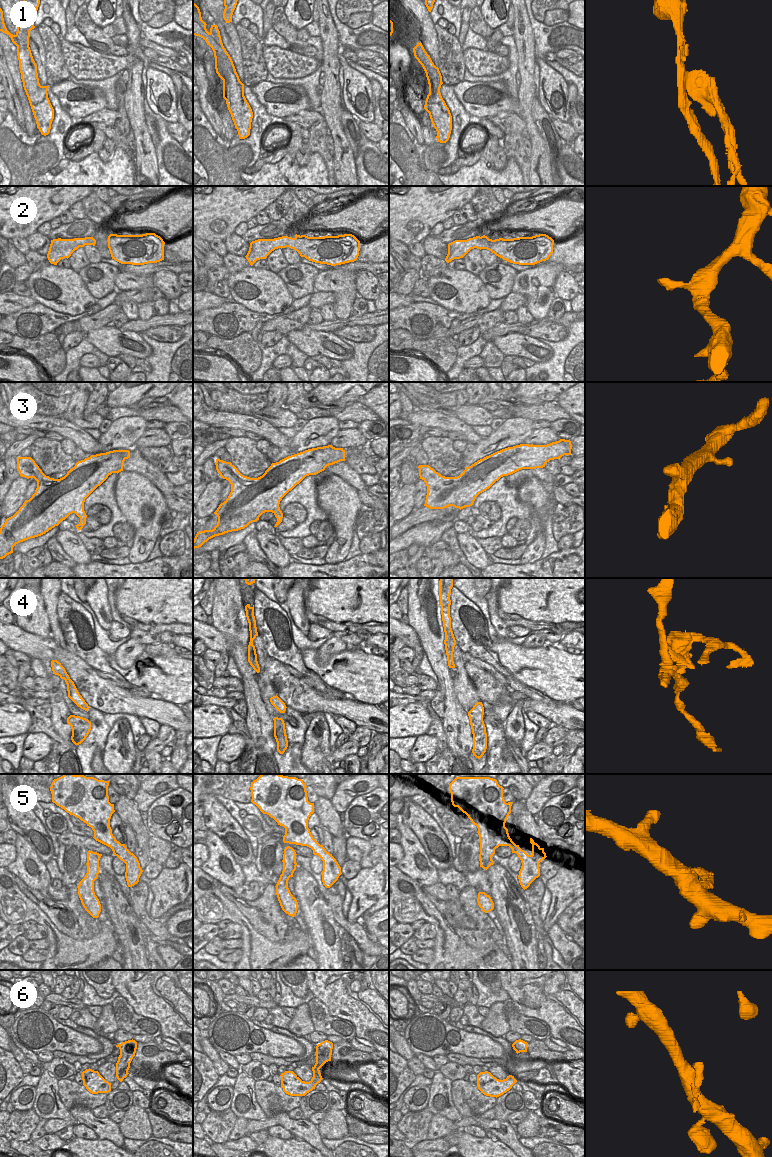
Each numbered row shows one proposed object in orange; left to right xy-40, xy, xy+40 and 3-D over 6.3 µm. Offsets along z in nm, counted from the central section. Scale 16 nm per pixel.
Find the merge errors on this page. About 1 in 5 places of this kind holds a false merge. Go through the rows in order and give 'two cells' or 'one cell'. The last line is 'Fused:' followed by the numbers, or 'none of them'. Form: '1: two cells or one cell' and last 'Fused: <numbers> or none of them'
1: one cell
2: one cell
3: one cell
4: one cell
5: one cell
6: one cell
Fused: none of them

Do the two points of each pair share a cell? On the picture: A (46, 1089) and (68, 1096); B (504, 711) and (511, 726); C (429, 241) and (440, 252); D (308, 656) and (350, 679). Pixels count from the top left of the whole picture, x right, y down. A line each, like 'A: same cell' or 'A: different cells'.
A: different cells
B: different cells
C: same cell
D: same cell

